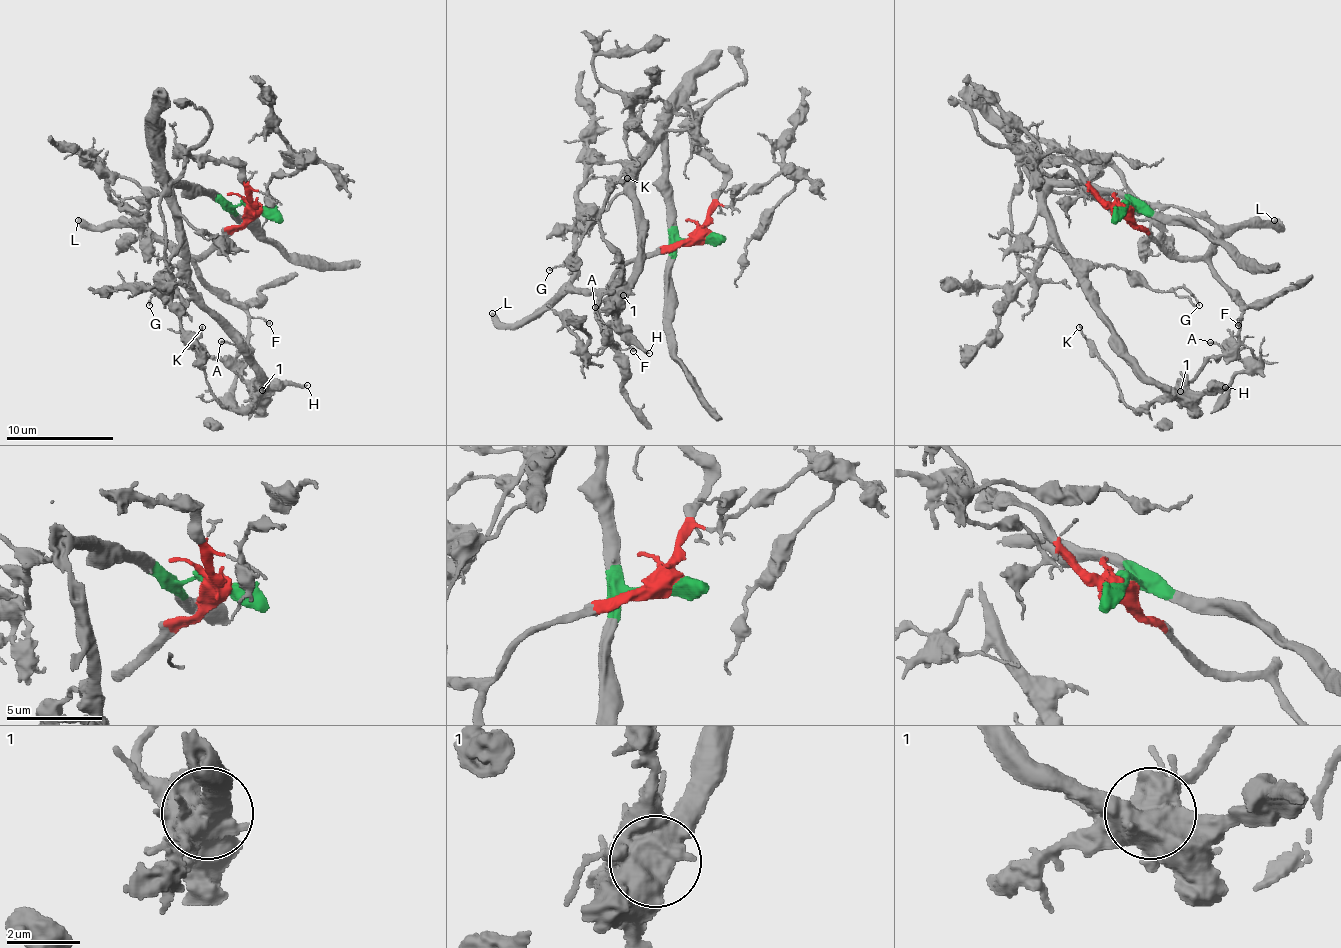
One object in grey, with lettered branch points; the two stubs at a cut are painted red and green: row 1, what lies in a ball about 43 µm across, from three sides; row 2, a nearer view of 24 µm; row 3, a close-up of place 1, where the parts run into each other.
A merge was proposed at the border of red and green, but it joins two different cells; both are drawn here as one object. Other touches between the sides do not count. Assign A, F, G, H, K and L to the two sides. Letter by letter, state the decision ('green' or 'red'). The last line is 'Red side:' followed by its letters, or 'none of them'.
A: red
F: red
G: green
H: green
K: red
L: red
Red side: A, F, K, L

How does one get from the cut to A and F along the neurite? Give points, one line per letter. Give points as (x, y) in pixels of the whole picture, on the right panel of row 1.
A: (1123, 209), (1178, 259), (1200, 259), (1226, 283), (1242, 313), (1239, 343), (1228, 353), (1209, 342)
F: (1123, 209), (1178, 259), (1200, 259), (1207, 265), (1239, 305), (1242, 319), (1239, 324)

